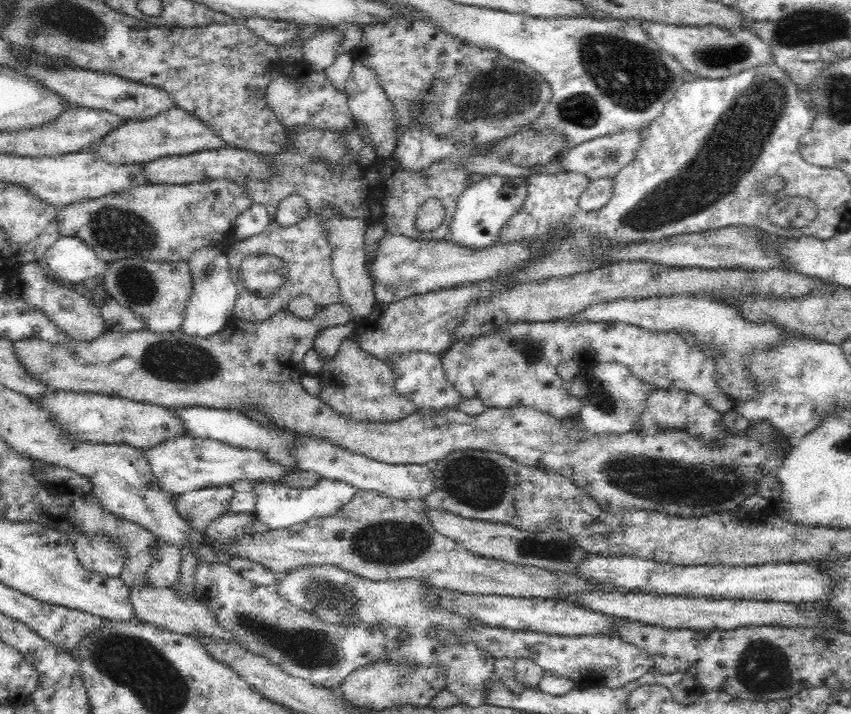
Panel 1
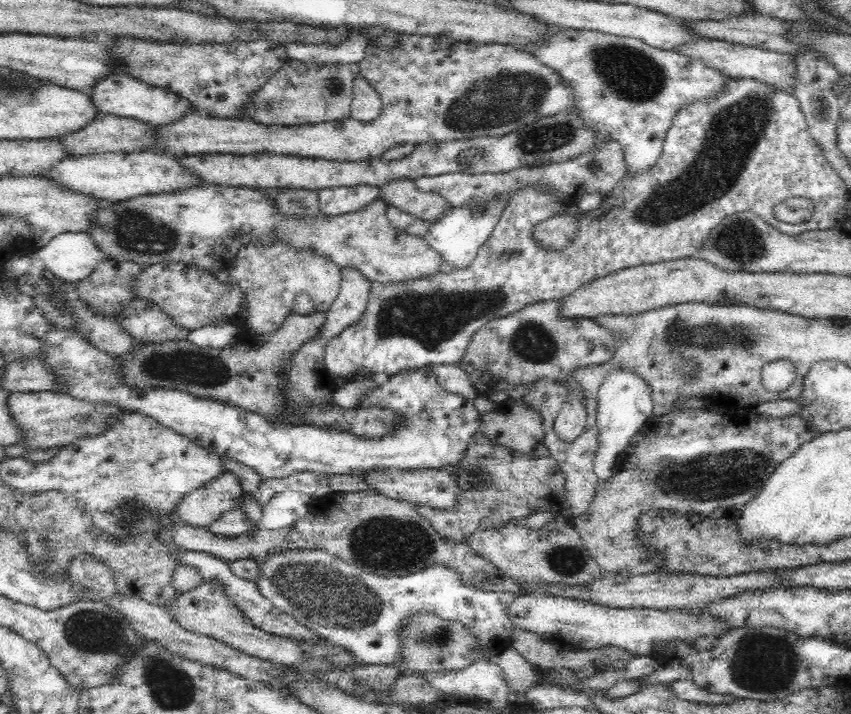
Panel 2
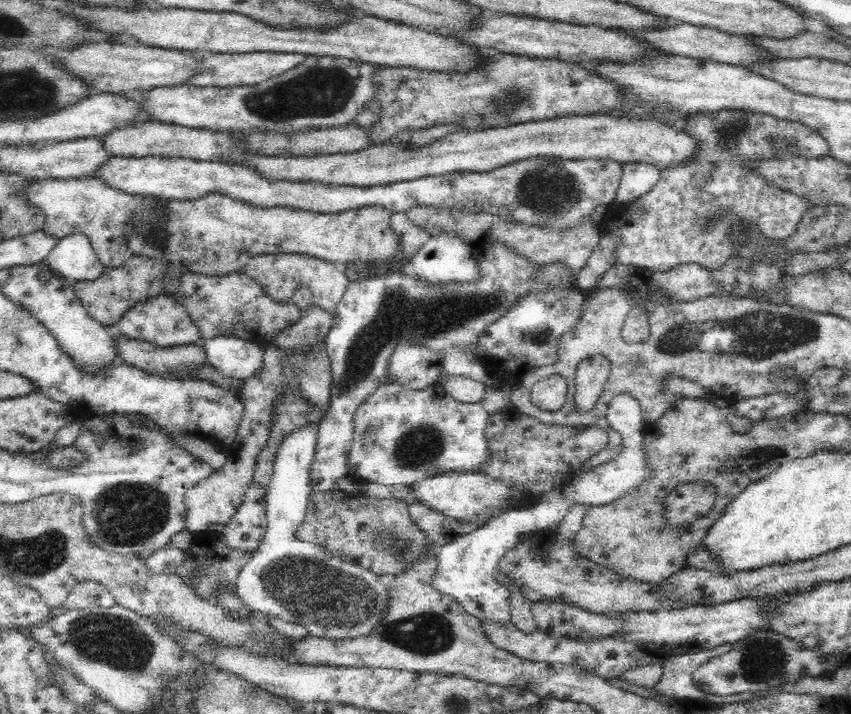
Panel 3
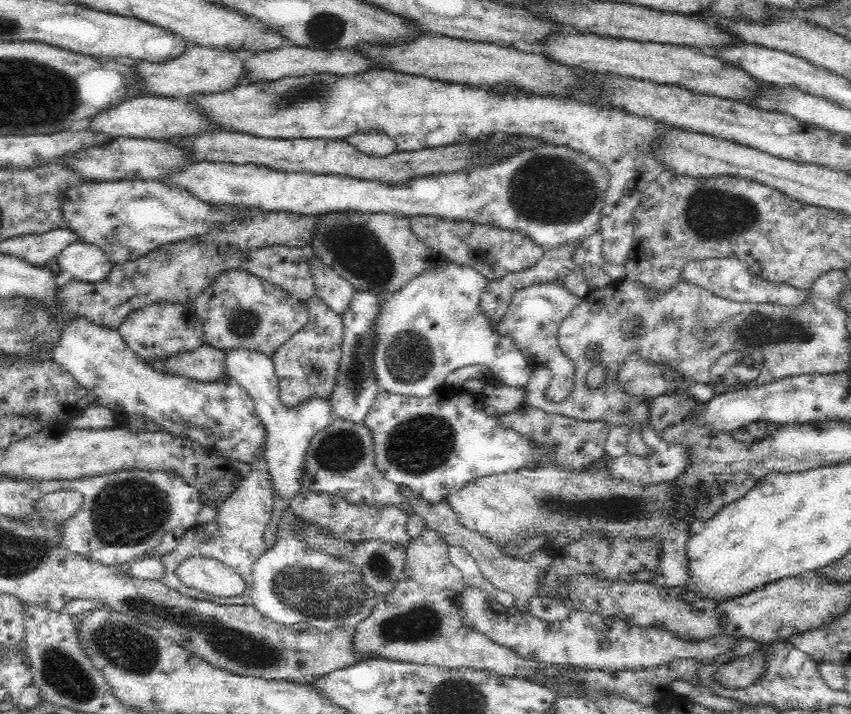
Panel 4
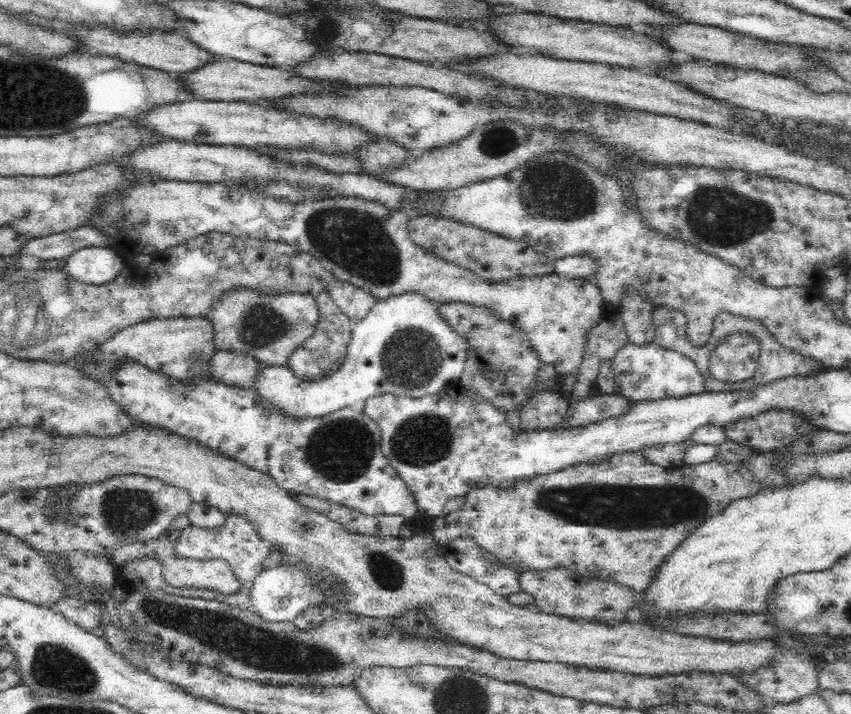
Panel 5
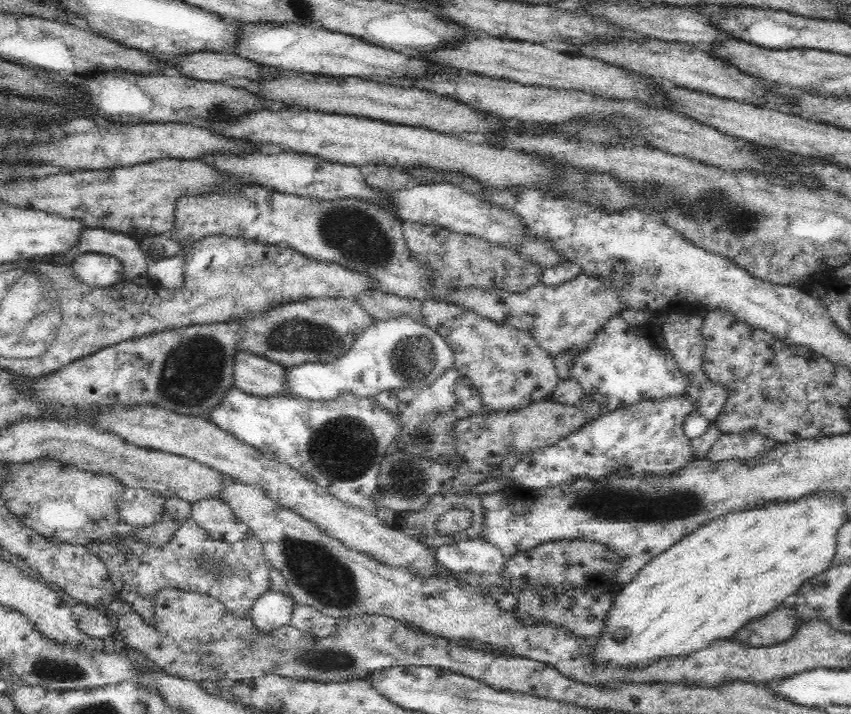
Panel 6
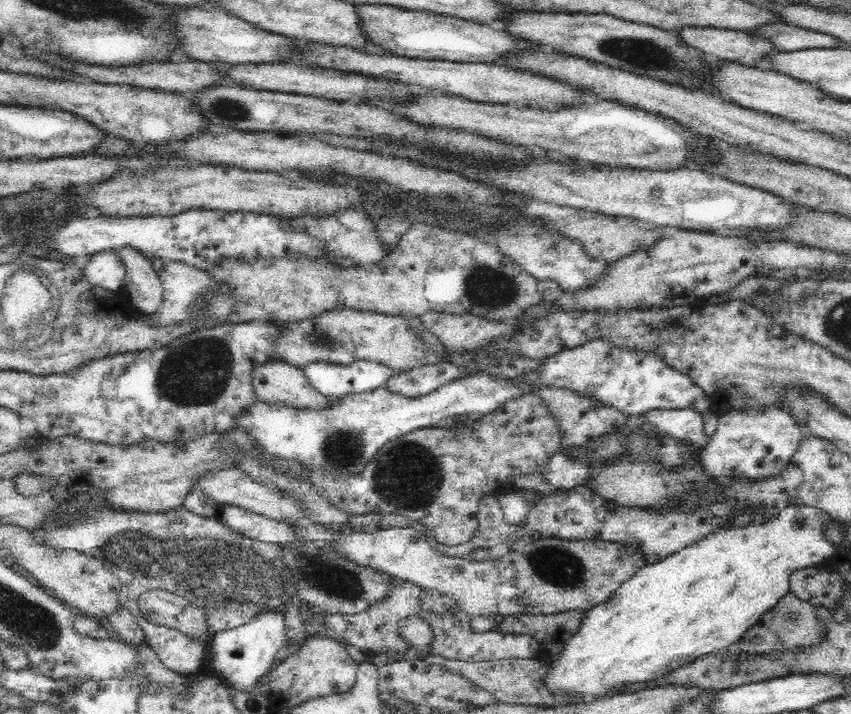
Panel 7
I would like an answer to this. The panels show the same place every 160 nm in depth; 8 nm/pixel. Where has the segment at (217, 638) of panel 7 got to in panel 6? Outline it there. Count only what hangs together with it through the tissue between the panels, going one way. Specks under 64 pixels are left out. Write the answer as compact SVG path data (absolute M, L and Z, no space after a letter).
M275 591L265 592L256 600L249 616L254 627L269 633L284 625L291 624L294 601L284 594Z

